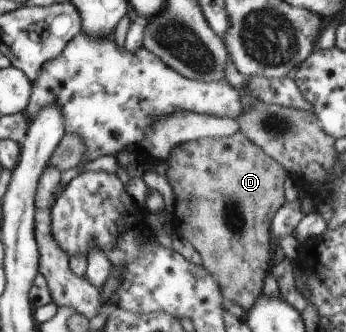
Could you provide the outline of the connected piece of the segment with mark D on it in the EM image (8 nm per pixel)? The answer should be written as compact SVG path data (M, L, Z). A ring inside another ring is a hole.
M240 131L227 137L204 137L185 142L174 147L165 162L168 164L166 178L176 196L171 216L174 233L197 249L203 267L220 286L221 295L238 304L244 312L250 310L263 295L264 279L269 271L270 224L278 209L286 203L284 182L289 176L285 168Z

